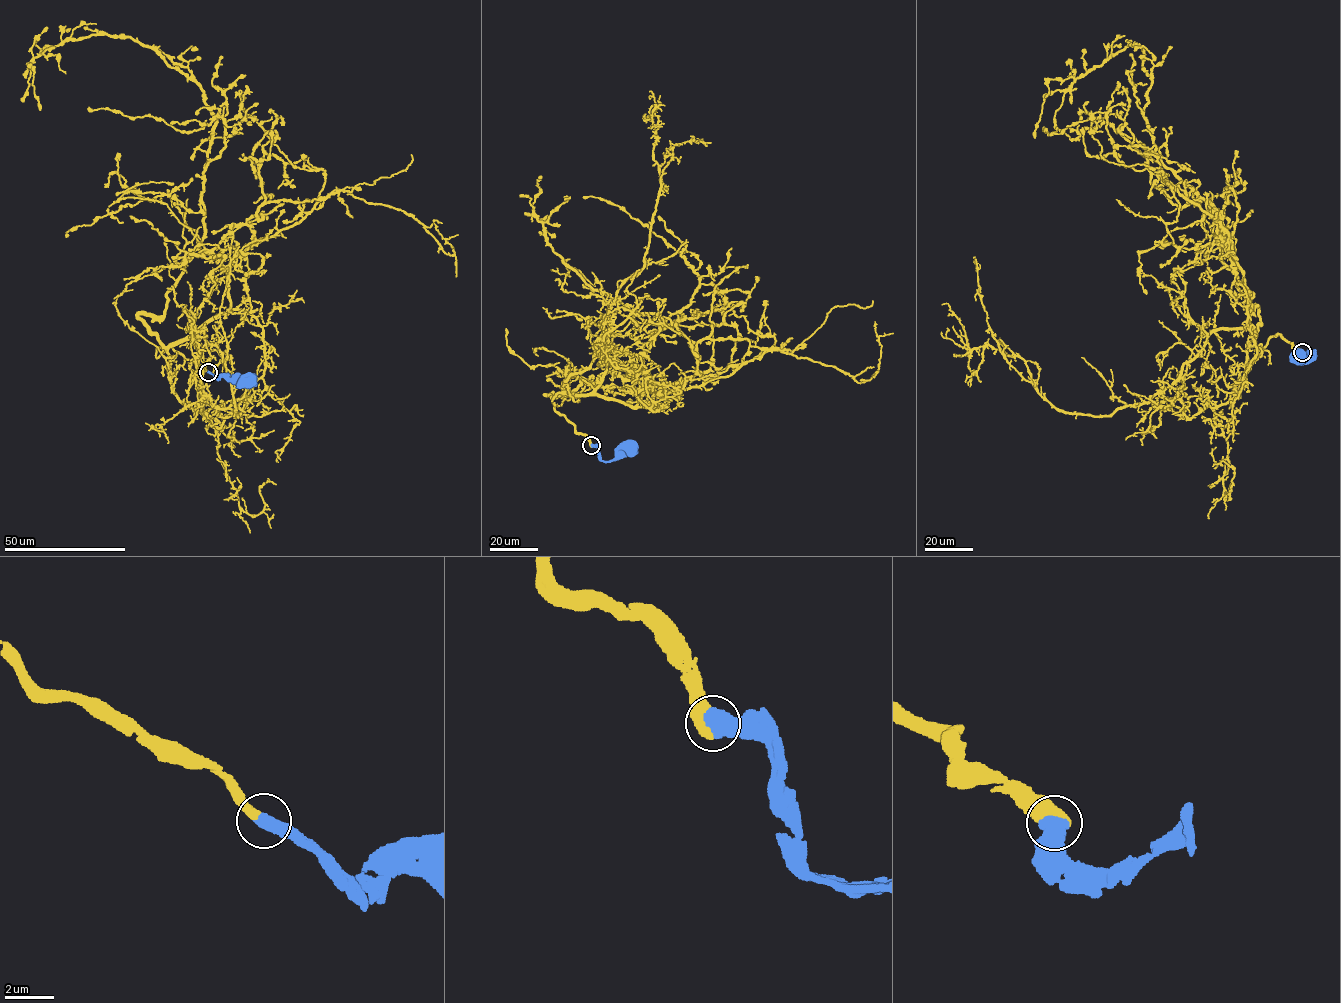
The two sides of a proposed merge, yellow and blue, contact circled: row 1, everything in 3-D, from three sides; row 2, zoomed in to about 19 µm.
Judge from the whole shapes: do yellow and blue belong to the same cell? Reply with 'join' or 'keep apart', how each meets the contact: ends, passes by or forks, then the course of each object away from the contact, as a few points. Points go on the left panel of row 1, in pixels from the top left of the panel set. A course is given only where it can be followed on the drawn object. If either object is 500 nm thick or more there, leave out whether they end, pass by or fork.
join; course yellow (207, 372), (157, 357), (138, 316), (163, 315), (203, 234), (201, 88), (91, 34), (26, 64), (40, 110); course blue (208, 372), (217, 378), (241, 377), (249, 381)

